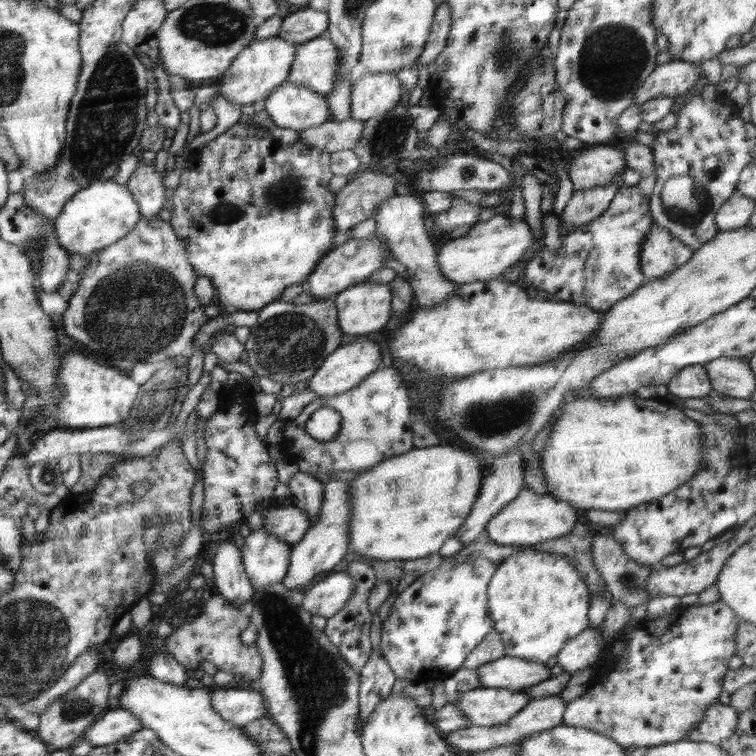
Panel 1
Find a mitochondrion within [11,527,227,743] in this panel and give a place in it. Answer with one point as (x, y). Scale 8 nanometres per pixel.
(70, 708)

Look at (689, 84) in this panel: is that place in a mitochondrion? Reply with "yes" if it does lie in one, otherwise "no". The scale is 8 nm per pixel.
no

